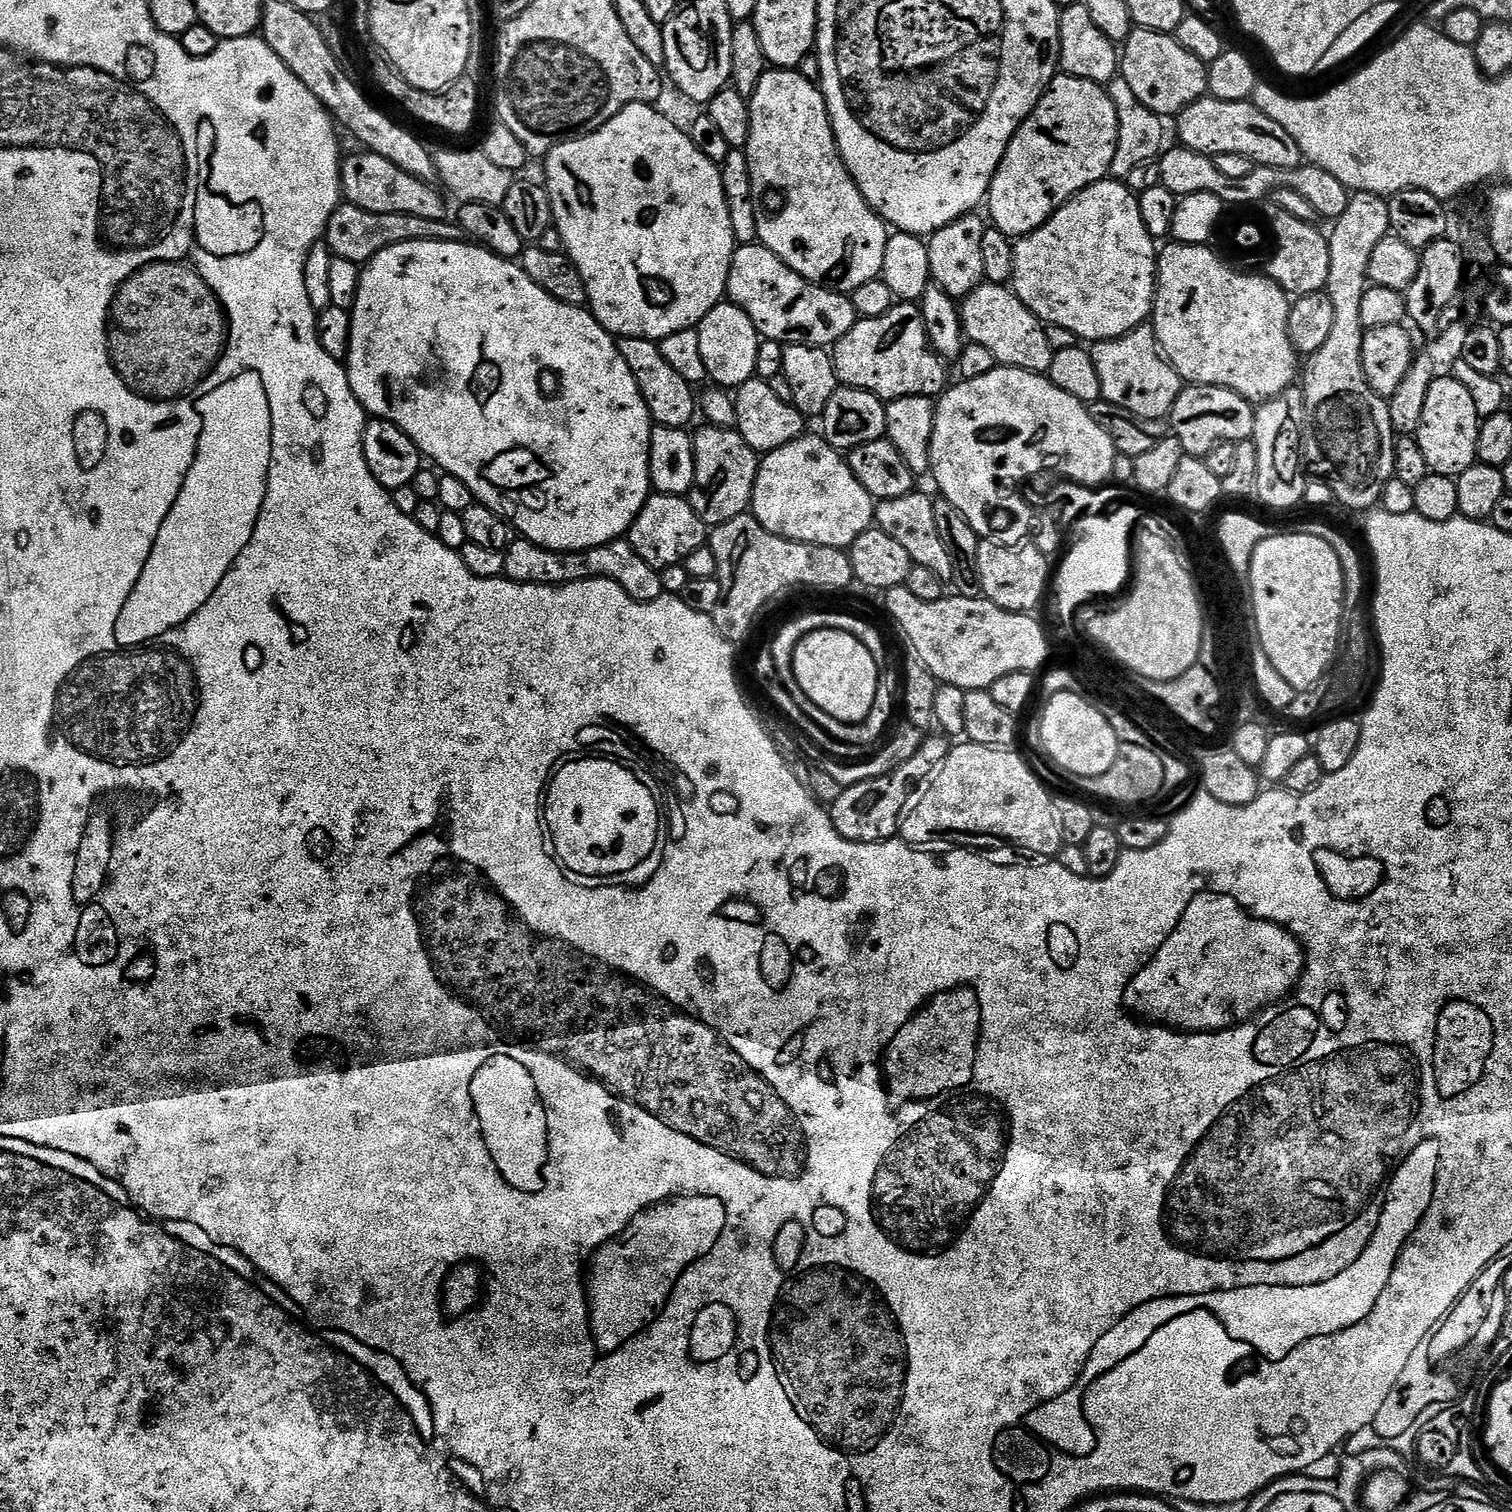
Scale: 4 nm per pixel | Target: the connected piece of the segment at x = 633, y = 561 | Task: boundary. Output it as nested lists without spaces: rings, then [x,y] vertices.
[[[523,538],[513,539],[504,554],[504,576],[515,584],[573,584],[579,580],[613,580],[638,602],[654,602],[665,595],[660,577],[660,569],[650,566],[628,545],[627,539],[621,538],[594,546],[581,552],[555,552],[546,550],[534,542]]]

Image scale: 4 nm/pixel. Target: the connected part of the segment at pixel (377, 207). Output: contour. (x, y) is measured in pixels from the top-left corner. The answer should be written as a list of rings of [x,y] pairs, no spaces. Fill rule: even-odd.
[[[367,150],[357,156],[343,157],[340,165],[340,187],[347,203],[377,214],[410,214],[414,218],[445,219],[444,200],[431,183],[414,178],[393,162]]]

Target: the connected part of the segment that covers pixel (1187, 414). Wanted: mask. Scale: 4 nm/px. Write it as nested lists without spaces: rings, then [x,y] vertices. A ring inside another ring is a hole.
[[[1194,384],[1181,387],[1170,413],[1170,432],[1178,438],[1178,442],[1182,442],[1187,455],[1203,458],[1222,442],[1252,439],[1255,417],[1253,401],[1234,394],[1234,390],[1209,384]]]

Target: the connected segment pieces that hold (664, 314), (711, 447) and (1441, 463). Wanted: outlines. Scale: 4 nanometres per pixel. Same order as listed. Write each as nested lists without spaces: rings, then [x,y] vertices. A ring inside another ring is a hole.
[[[631,104],[626,106],[610,122],[606,122],[598,130],[573,140],[567,140],[548,151],[544,164],[543,183],[548,190],[552,203],[552,219],[555,231],[559,232],[567,255],[580,271],[582,282],[587,292],[587,303],[596,320],[605,330],[611,333],[616,328],[628,328],[632,340],[647,340],[658,342],[670,334],[678,334],[678,330],[696,328],[703,325],[709,314],[716,311],[717,304],[725,299],[728,291],[728,279],[732,269],[732,259],[737,250],[734,238],[734,226],[730,222],[730,210],[726,202],[726,194],[722,186],[720,165],[710,162],[698,146],[694,146],[691,135],[684,132],[668,116],[659,112],[659,107],[651,104]]]
[[[732,426],[698,429],[692,436],[692,449],[696,465],[690,503],[698,518],[704,524],[715,526],[745,515],[752,506],[756,472],[760,469],[758,453]]]
[[[1451,374],[1437,375],[1430,390],[1426,390],[1426,406],[1422,406],[1422,418],[1415,438],[1422,446],[1422,455],[1429,469],[1437,476],[1458,477],[1472,464],[1477,463],[1478,430],[1482,417],[1474,407],[1470,390],[1462,386]]]

